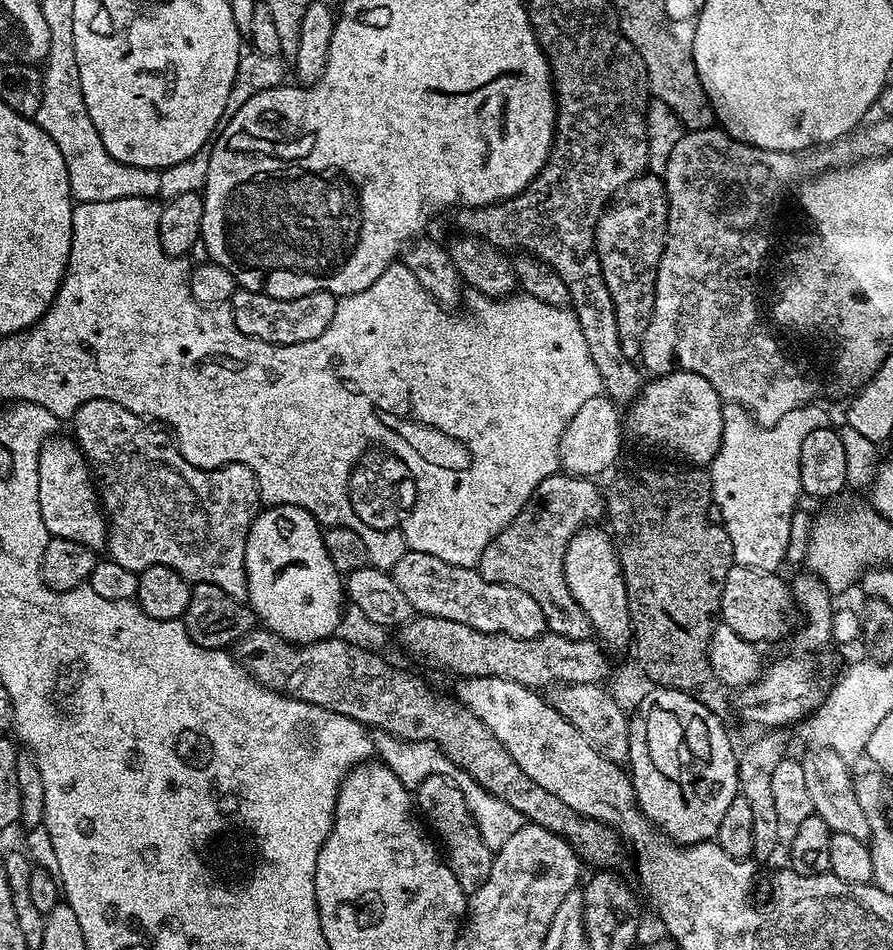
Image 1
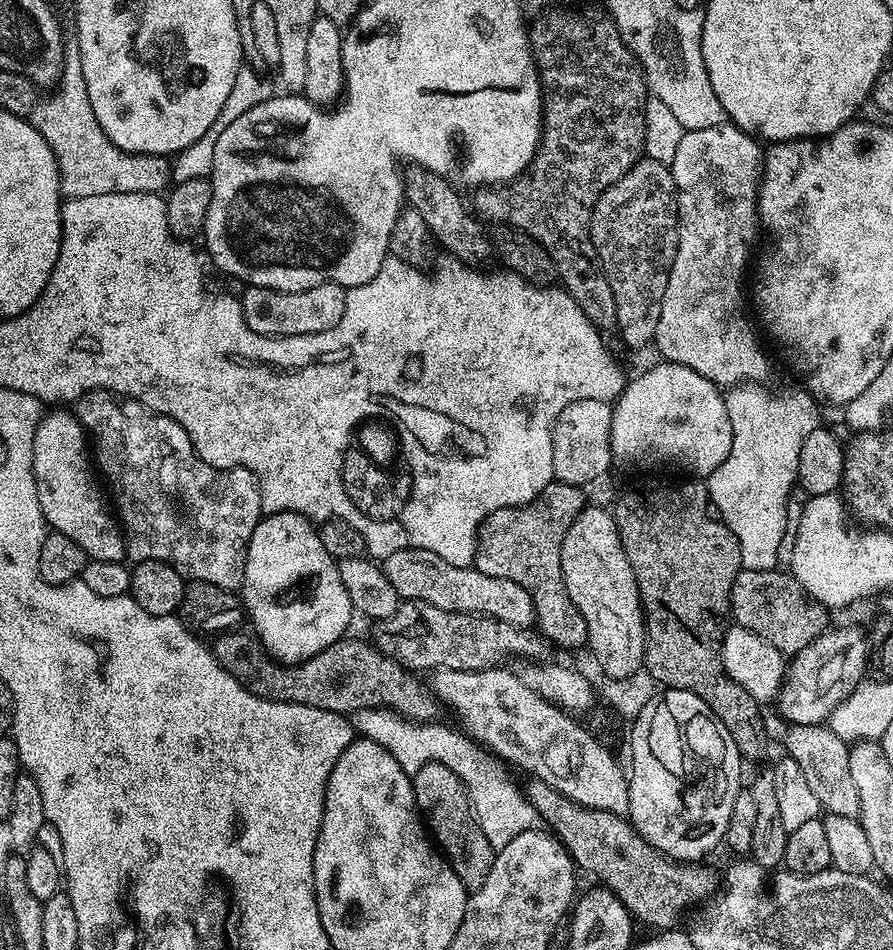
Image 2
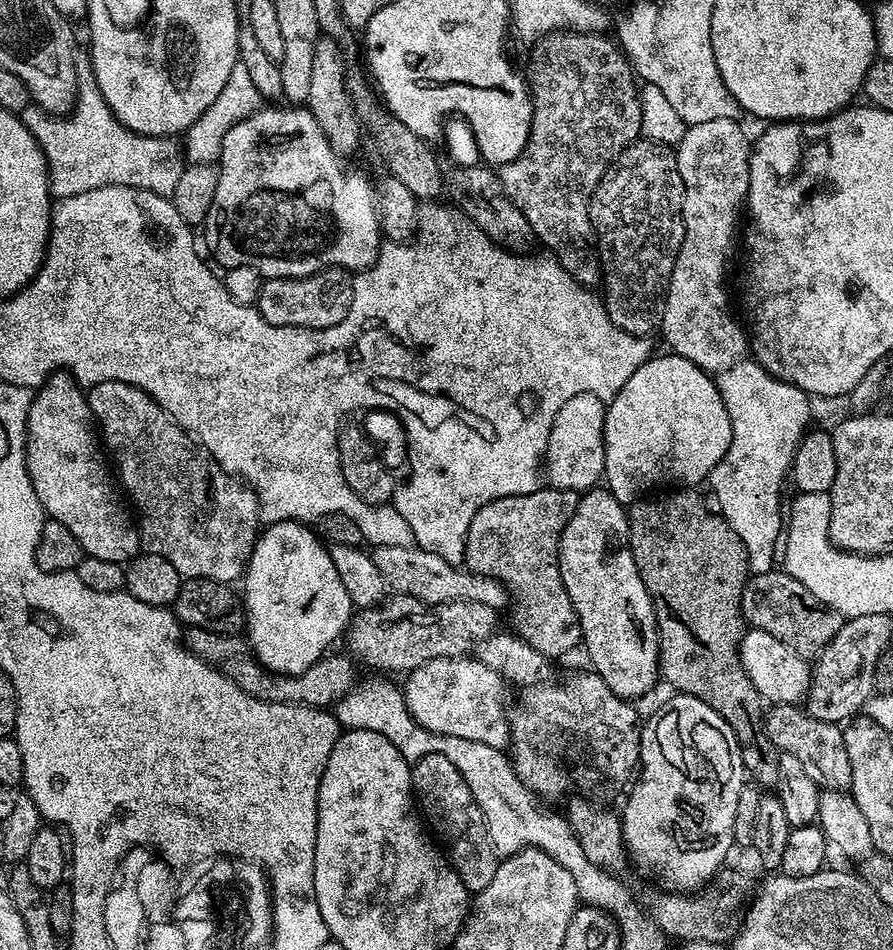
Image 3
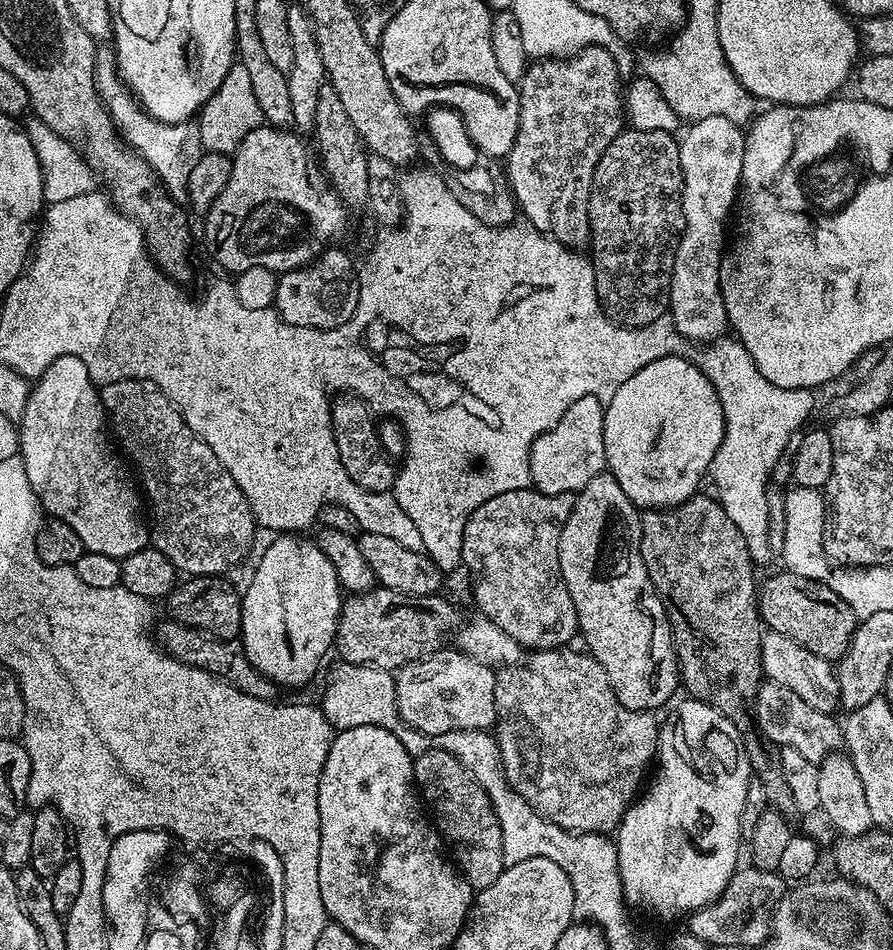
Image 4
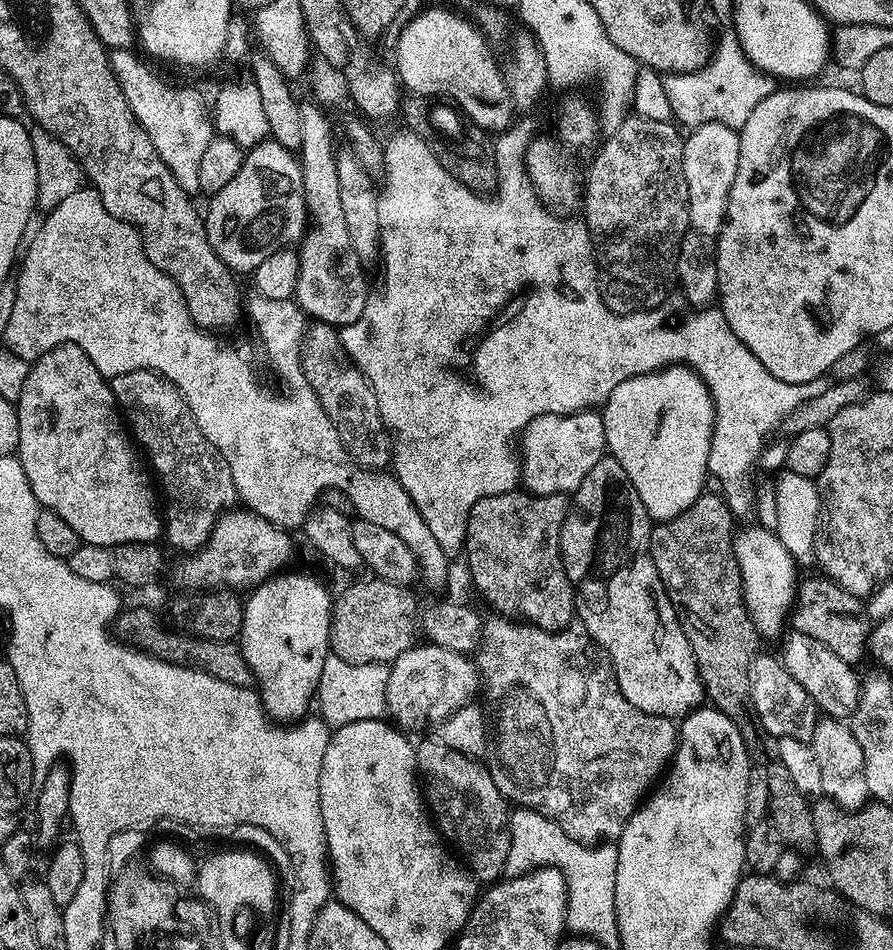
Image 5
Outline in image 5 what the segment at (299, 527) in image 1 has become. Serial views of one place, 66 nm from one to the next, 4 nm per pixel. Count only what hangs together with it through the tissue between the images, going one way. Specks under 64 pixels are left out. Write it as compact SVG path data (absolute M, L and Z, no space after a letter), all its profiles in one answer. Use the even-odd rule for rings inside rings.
M285 571L283 574L270 576L267 580L261 580L259 584L255 585L255 587L247 593L249 596L248 600L246 596L246 599L243 601L244 617L242 618L242 626L240 627L240 635L238 637L238 647L242 655L244 655L246 666L252 671L252 678L255 687L258 689L260 706L268 713L269 717L276 722L295 722L307 717L309 715L308 707L310 707L310 709L313 707L314 697L319 686L319 678L322 676L323 662L330 653L328 647L328 630L332 620L332 602L334 599L333 593L328 593L328 588L322 581L315 580L314 577L307 576L304 572L287 572L288 571Z

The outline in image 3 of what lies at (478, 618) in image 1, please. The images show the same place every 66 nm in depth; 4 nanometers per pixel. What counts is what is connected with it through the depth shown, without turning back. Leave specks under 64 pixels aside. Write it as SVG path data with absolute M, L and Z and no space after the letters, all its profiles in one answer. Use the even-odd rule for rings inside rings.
M375 546L370 555L374 566L378 566L378 574L382 574L385 585L393 593L413 596L427 604L453 604L455 600L469 600L500 610L504 603L509 603L508 589L494 578L478 576L463 567L451 565L437 554L428 553L420 547Z

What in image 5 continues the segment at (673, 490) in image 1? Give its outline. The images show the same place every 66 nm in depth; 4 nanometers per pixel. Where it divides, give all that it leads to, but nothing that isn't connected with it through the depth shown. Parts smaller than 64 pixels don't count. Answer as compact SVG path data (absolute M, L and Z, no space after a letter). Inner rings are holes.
M700 495L694 502L694 506L682 510L678 518L659 521L650 534L648 553L658 570L658 578L662 578L662 586L670 602L676 607L676 617L682 626L686 642L690 644L690 650L694 654L694 662L698 666L698 674L704 687L707 703L722 714L726 714L726 718L730 718L730 722L738 726L742 734L742 742L748 751L748 759L758 769L764 781L768 791L767 819L772 821L778 834L782 834L787 847L795 848L801 854L815 853L817 851L816 831L812 821L809 797L803 796L798 786L794 786L786 766L782 766L782 762L778 760L778 739L769 734L766 726L762 726L754 710L754 698L750 698L750 662L758 655L758 648L756 648L758 633L748 613L748 607L744 604L740 567L732 545L734 517L723 495L708 495Z

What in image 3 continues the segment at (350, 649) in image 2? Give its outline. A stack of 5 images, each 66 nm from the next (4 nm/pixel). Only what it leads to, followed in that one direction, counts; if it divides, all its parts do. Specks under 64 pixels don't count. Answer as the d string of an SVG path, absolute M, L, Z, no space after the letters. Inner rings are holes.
M188 628L183 633L182 639L188 651L202 658L202 662L206 662L214 670L218 670L218 674L230 678L230 682L234 682L238 690L267 704L306 704L309 708L327 709L343 699L358 680L357 665L348 654L343 654L344 656L325 654L319 662L310 666L310 670L297 676L287 676L272 672L265 664L260 663L260 659L252 652L251 644L243 635L208 632L204 628Z

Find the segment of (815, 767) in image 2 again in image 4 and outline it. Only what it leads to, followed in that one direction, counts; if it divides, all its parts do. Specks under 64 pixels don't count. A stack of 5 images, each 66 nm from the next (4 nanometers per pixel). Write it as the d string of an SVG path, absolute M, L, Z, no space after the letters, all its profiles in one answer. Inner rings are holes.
M761 683L756 695L756 721L762 734L766 734L770 742L779 744L781 748L798 750L817 765L826 759L829 752L841 747L842 728L836 718L835 715L814 710L814 706L802 702L794 690L786 690L786 686L781 684Z

